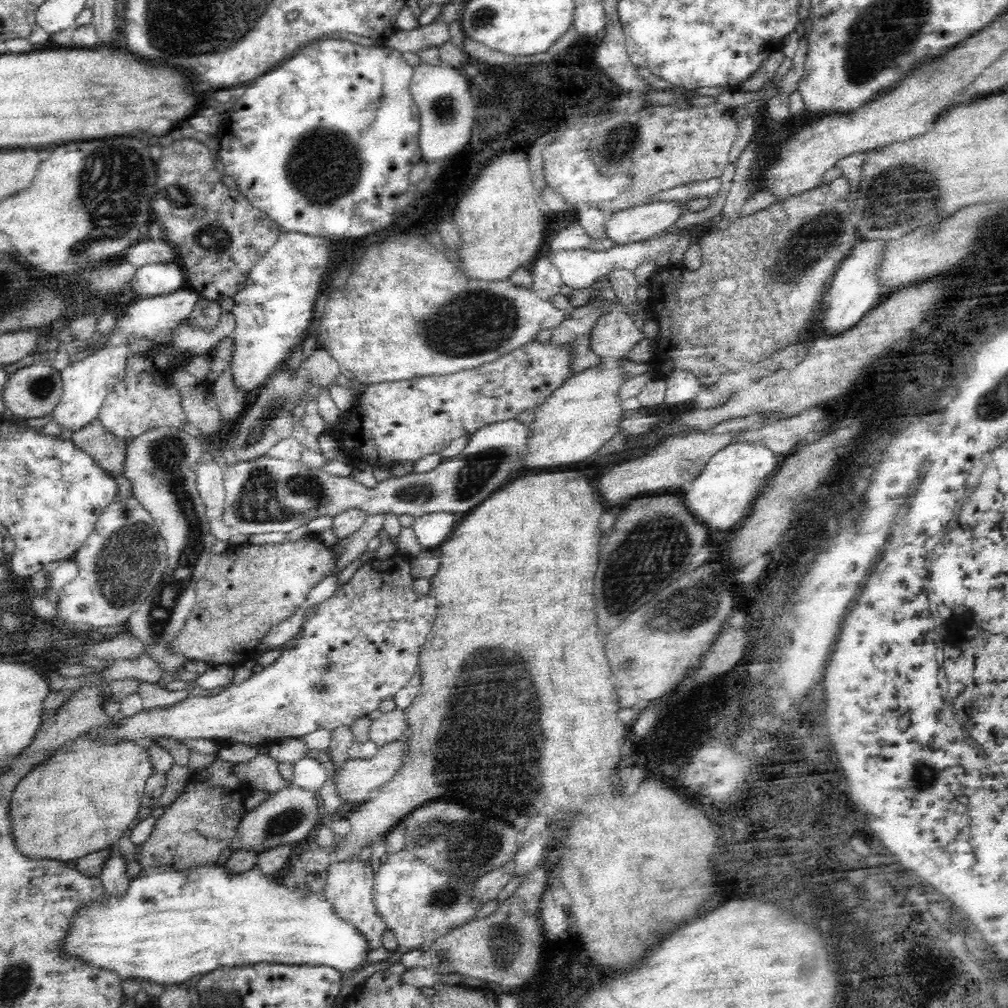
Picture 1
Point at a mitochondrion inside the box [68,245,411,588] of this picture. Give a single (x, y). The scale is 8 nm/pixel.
(264, 498)

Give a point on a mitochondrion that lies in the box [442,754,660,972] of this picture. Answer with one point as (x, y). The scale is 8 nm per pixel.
(503, 936)

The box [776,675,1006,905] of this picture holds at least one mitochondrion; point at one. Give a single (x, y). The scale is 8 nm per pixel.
(923, 775)

